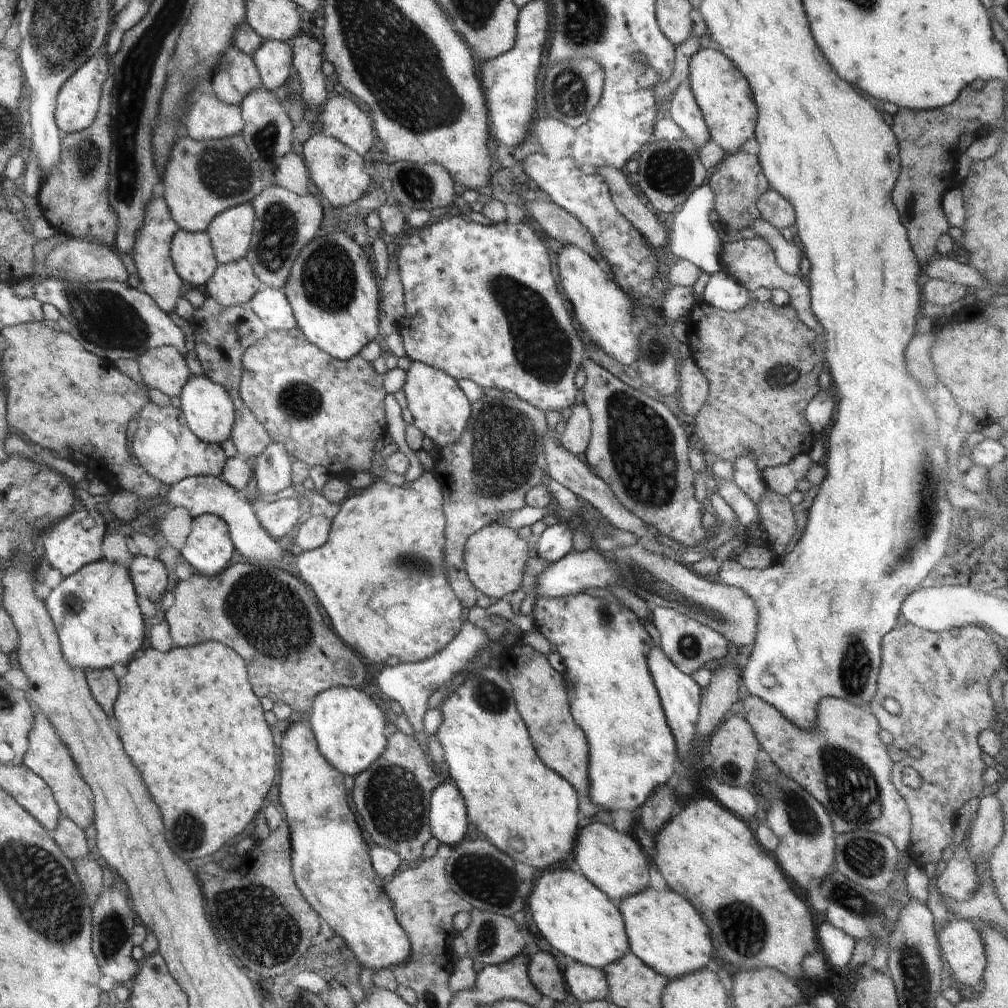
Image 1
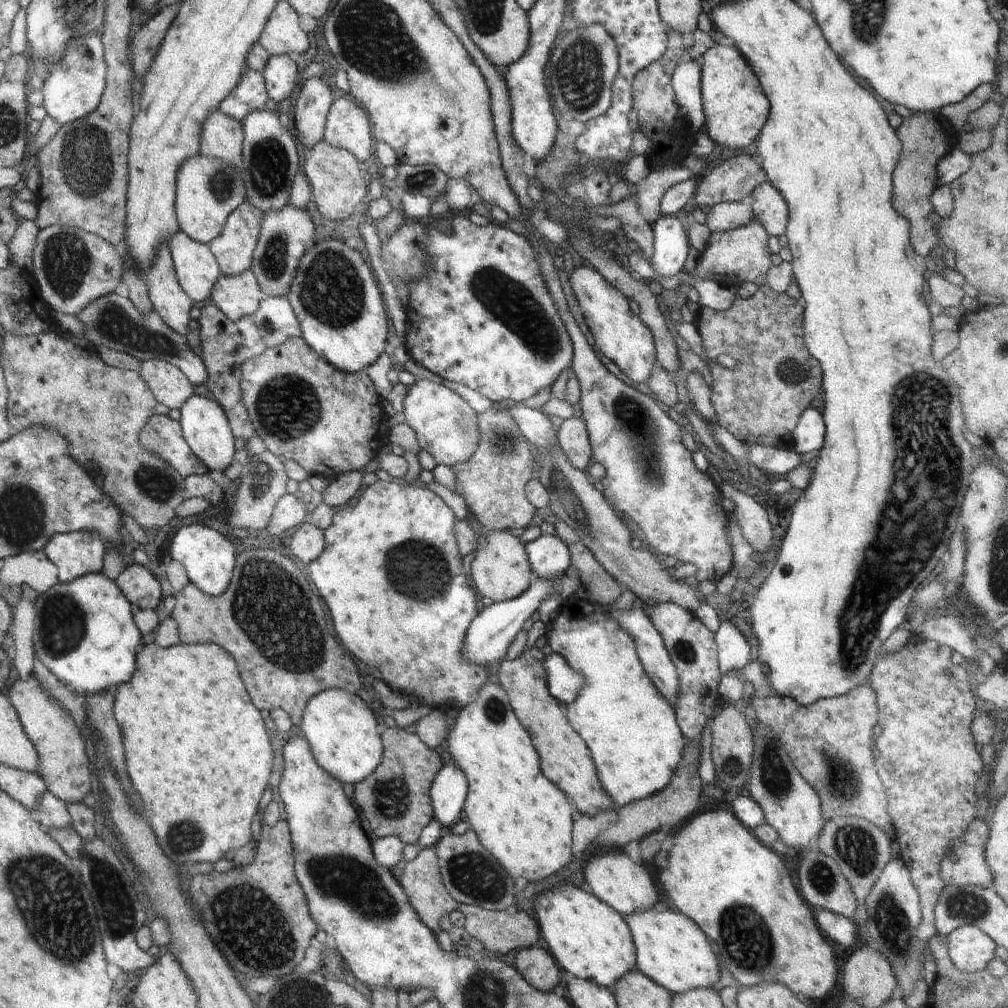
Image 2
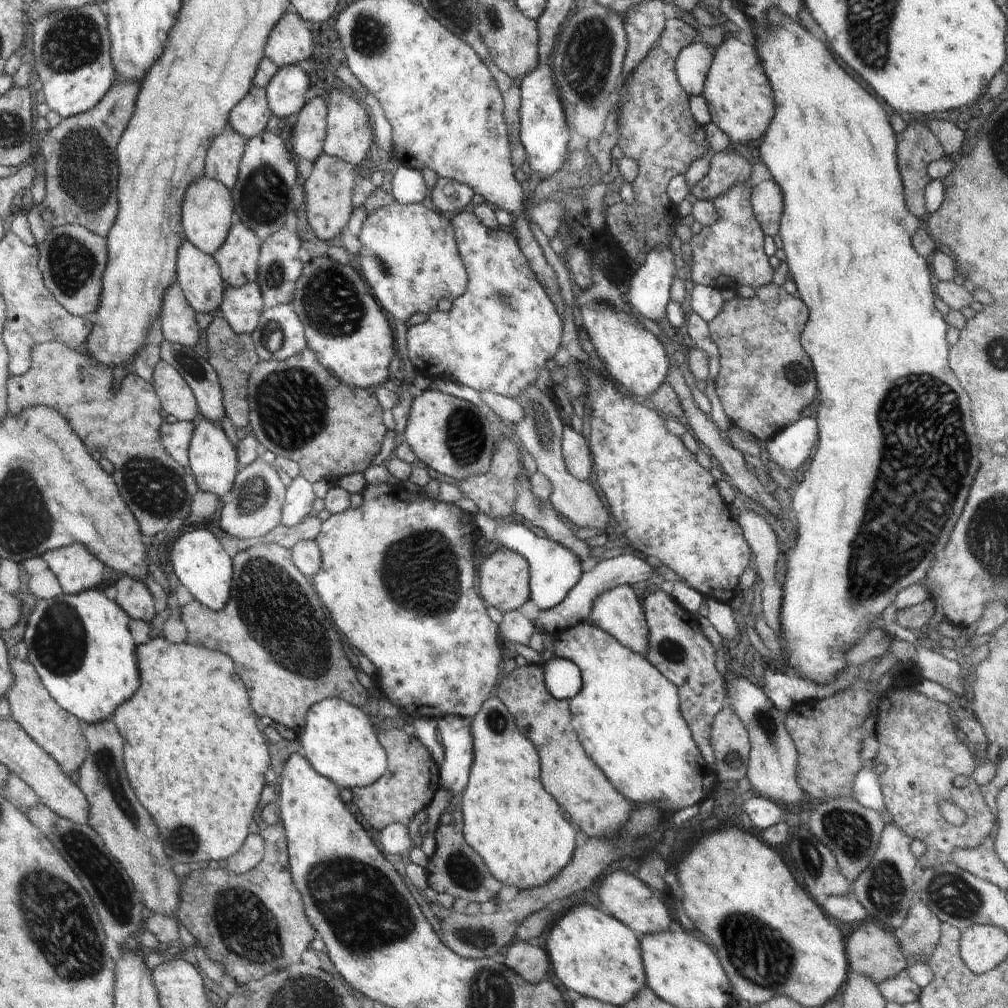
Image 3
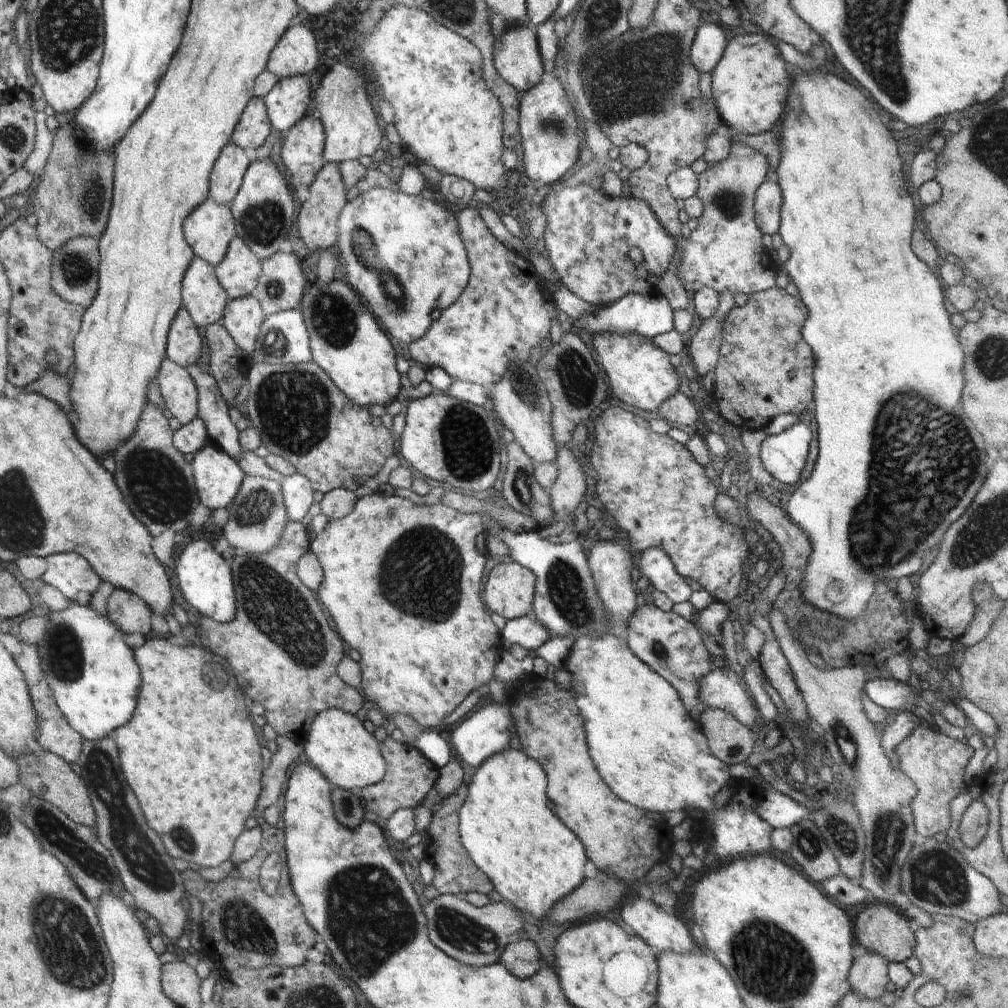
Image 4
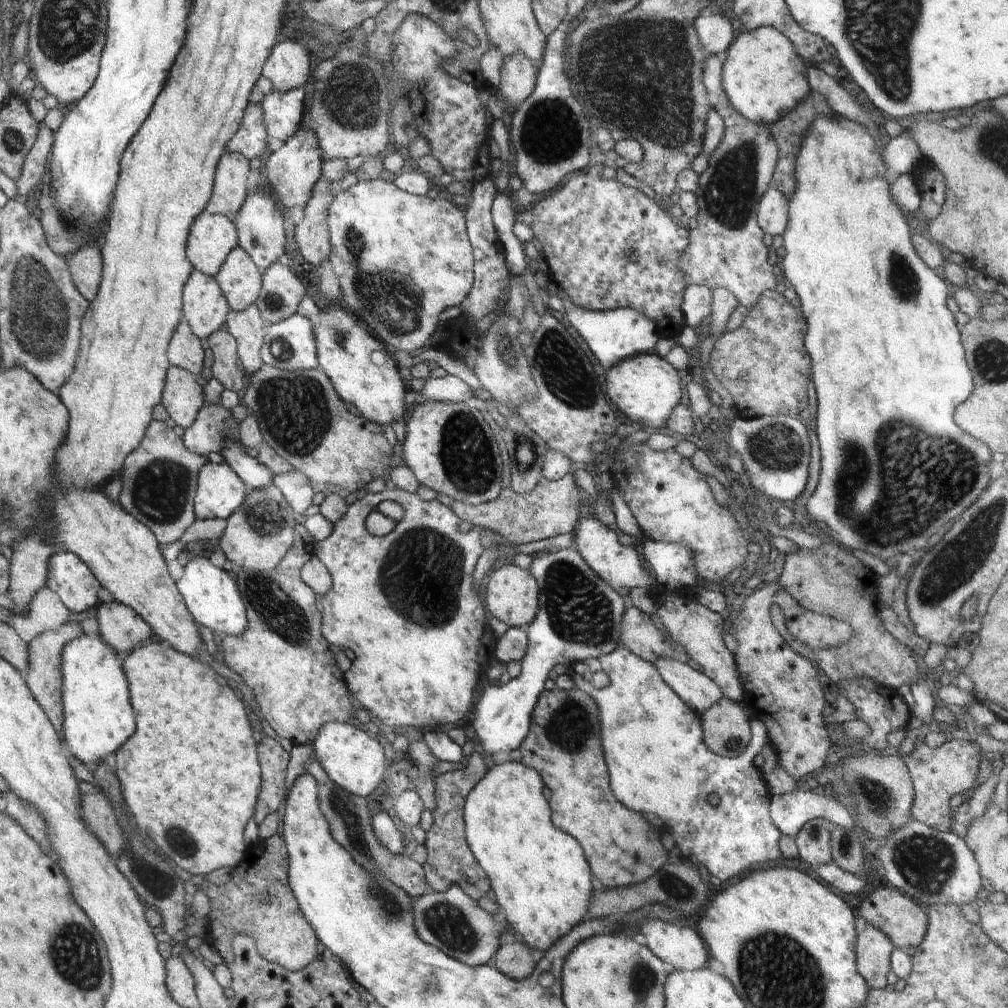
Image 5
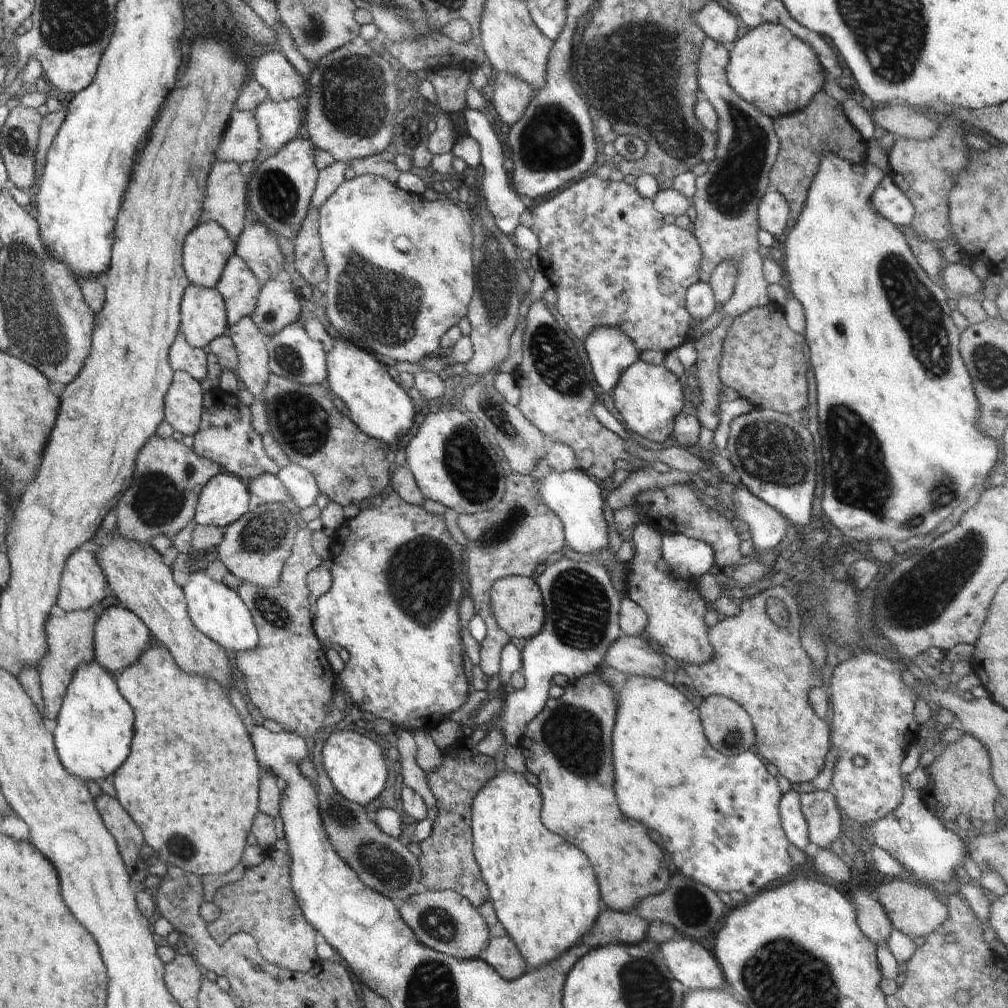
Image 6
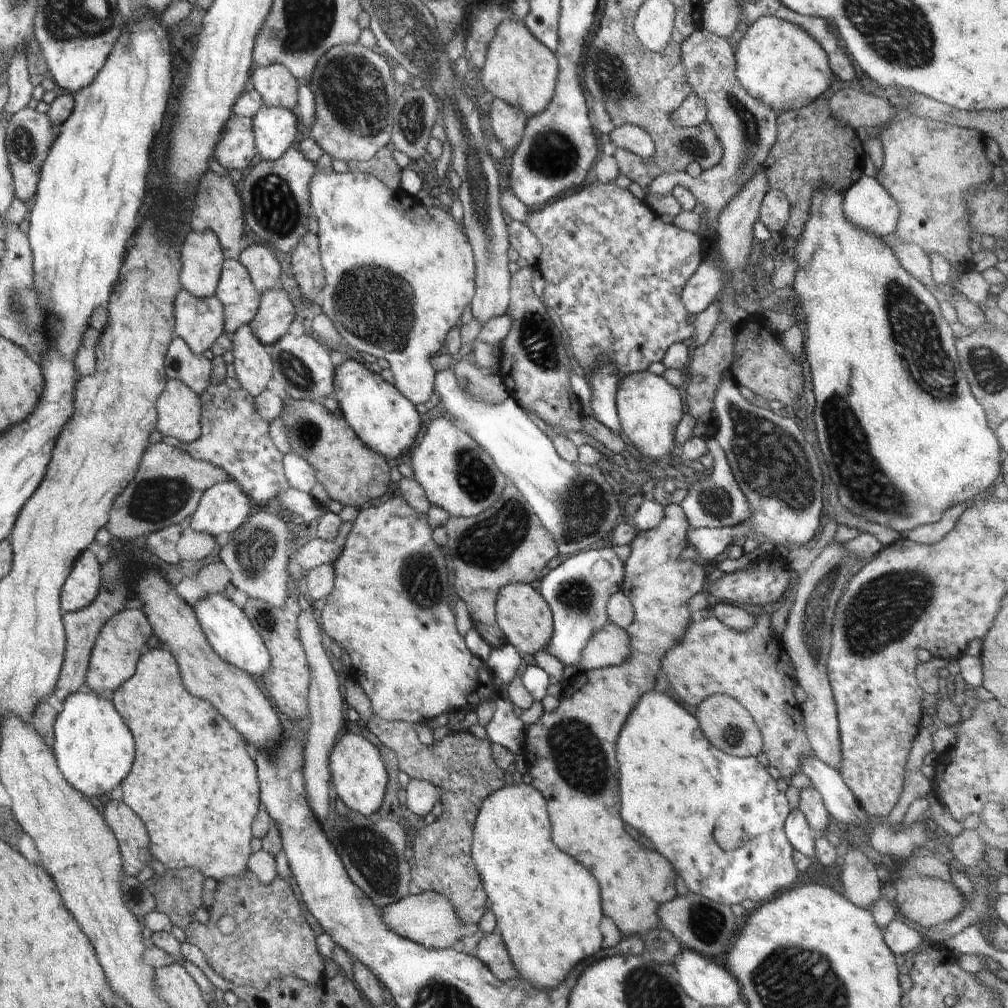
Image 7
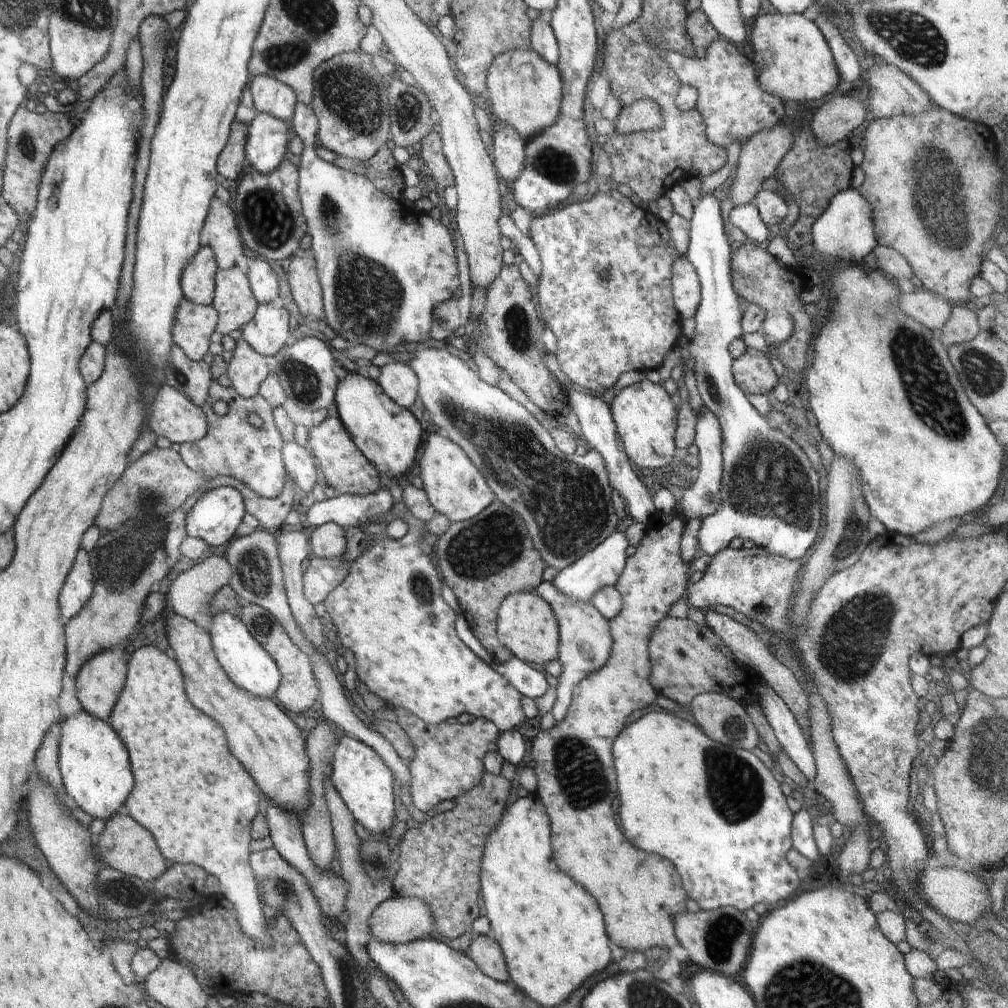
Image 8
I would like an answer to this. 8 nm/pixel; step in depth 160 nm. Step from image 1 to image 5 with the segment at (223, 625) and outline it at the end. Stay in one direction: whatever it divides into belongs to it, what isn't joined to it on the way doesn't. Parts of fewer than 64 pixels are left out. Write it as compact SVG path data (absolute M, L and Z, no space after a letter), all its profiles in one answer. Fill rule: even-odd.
M301 520L295 524L295 537L290 550L274 568L267 571L236 568L233 577L245 605L248 626L240 636L226 635L219 647L225 664L232 672L244 678L244 684L246 684L244 687L254 699L258 700L262 714L272 726L272 730L282 737L288 746L312 744L323 724L330 721L347 723L352 715L350 713L352 710L351 692L337 663L337 653L340 648L330 644L324 638L321 631L319 598L300 576L302 566L314 556L315 547L316 541L310 536L304 521ZM290 620L292 622L296 620L296 622L292 624ZM288 630L294 636L292 642L286 638ZM296 636L300 644L296 644ZM268 735L263 736L260 743L257 744L258 758L261 768L261 787L257 796L255 806L254 822L259 825L267 814L276 813L278 806L282 804L282 800L287 798L286 784L286 765L288 764L290 755L288 747L282 747L280 742Z

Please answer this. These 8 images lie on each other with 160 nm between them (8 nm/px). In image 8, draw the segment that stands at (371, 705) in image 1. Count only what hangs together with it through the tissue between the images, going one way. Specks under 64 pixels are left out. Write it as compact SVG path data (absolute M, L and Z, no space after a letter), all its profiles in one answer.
M350 735L342 736L334 746L331 783L353 814L355 822L368 829L374 837L388 837L393 830L393 772L379 754L367 744Z

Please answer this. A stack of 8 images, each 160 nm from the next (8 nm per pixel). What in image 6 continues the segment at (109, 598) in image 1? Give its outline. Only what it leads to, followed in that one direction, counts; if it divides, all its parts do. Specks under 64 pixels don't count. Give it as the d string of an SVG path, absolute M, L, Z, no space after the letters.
M96 658L76 670L62 703L62 710L53 723L58 756L61 756L61 763L66 769L87 782L102 782L122 766L134 736L135 714L128 702L118 688L115 675Z

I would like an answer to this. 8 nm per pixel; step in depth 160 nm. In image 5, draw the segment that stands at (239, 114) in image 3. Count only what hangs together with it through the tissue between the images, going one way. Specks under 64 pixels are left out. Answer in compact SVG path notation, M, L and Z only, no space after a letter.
M250 104L244 112L242 124L234 138L228 142L228 150L240 152L246 158L265 156L269 134L263 117L263 108L259 104Z

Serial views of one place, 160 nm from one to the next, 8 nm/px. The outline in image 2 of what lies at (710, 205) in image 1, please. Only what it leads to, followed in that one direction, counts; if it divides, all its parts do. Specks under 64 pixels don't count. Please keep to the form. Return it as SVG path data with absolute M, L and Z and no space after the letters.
M661 216L652 225L654 258L653 275L671 277L683 270L692 245L680 219Z

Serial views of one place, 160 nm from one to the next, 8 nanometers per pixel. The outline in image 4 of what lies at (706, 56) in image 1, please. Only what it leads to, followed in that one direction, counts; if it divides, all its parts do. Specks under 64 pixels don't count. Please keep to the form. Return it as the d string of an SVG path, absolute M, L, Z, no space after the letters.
M736 35L727 42L724 54L711 73L699 74L701 99L715 102L721 120L732 131L747 135L765 133L778 122L794 68L779 55L775 40L770 36Z

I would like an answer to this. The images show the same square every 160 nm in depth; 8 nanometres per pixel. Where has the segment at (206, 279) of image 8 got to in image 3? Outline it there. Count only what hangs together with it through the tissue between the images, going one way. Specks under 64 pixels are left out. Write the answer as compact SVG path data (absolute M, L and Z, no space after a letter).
M202 176L202 180L190 188L190 196L186 196L186 236L190 236L190 242L202 252L214 255L228 236L235 220L234 214L231 190L217 180Z

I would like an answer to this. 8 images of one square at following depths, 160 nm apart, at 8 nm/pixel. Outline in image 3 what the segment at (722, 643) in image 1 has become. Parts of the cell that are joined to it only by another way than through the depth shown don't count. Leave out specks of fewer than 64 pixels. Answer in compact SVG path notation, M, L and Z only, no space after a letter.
M662 589L648 594L642 608L649 628L649 648L646 659L674 686L677 686L680 714L688 724L692 740L701 750L700 754L712 770L715 770L711 728L714 717L728 702L727 690L724 687L725 678L718 673L714 665L715 649L702 633L702 628L694 613L682 608L671 595Z

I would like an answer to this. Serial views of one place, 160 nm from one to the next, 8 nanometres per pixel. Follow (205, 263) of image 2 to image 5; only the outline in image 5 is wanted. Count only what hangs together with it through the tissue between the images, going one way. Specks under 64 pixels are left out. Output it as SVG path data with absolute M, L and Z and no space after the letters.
M194 269L194 280L186 285L186 320L199 339L208 340L218 329L224 328L226 315L230 310L227 300L215 277Z

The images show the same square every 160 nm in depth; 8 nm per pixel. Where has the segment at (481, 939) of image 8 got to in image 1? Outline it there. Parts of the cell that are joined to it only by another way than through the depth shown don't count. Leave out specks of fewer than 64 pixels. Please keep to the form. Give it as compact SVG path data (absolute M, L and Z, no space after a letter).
M541 951L528 958L528 976L537 991L555 1002L566 998L566 986L563 972L558 969L554 955Z

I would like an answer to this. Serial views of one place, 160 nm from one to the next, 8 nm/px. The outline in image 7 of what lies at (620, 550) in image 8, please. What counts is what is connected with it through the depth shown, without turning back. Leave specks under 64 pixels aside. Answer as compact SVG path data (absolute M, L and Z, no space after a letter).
M592 548L575 555L571 554L556 568L546 570L540 578L539 593L551 608L553 633L544 650L555 656L565 667L576 669L581 664L582 651L587 641L609 621L607 602L614 593L622 590L624 577L625 563L613 552L613 548Z

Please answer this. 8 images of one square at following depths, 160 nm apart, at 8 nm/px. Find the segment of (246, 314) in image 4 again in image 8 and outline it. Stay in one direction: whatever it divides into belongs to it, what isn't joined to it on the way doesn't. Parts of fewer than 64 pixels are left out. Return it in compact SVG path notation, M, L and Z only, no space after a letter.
M236 336L235 349L230 364L227 366L226 374L232 381L232 388L245 399L259 394L259 386L266 380L270 374L266 357L259 352L256 352L241 336Z

